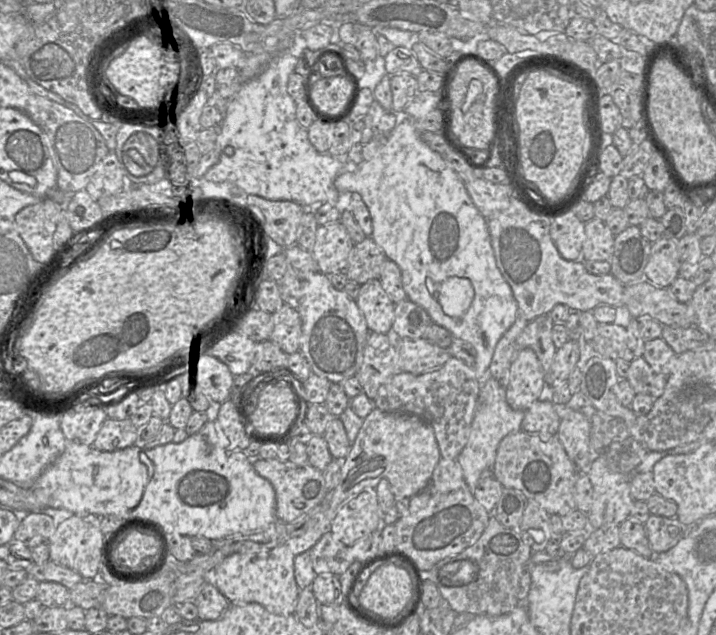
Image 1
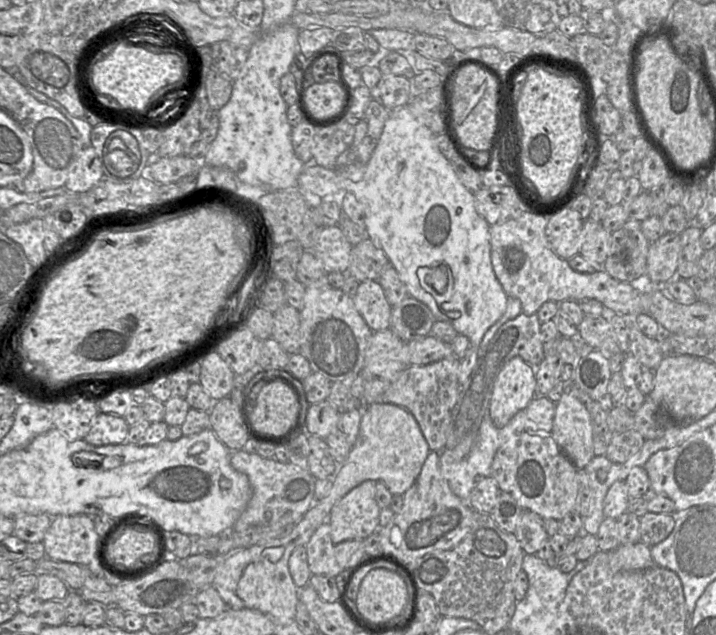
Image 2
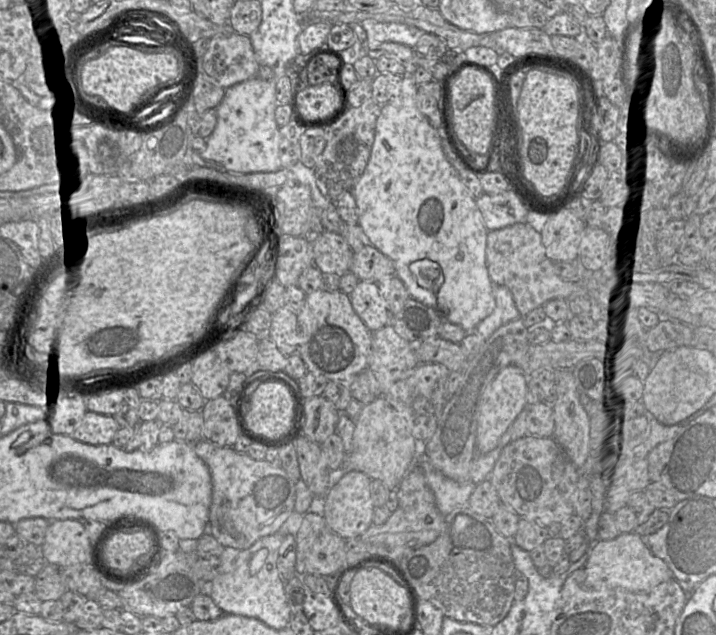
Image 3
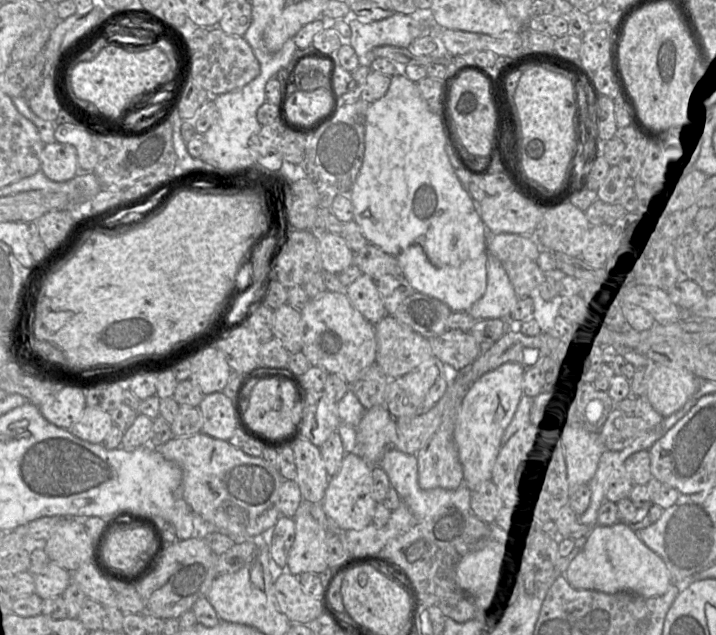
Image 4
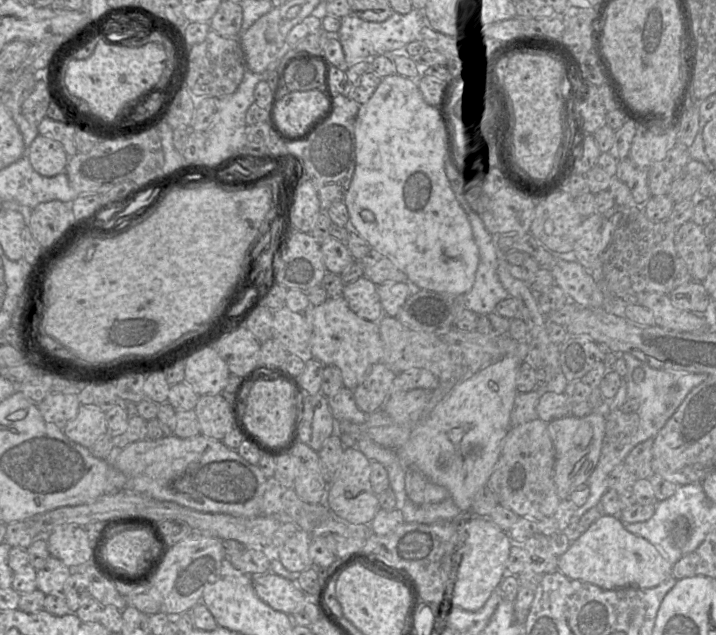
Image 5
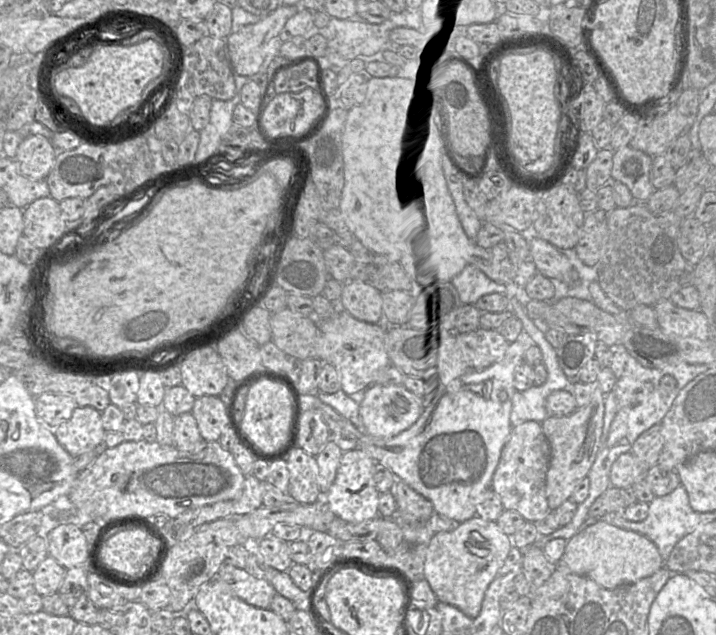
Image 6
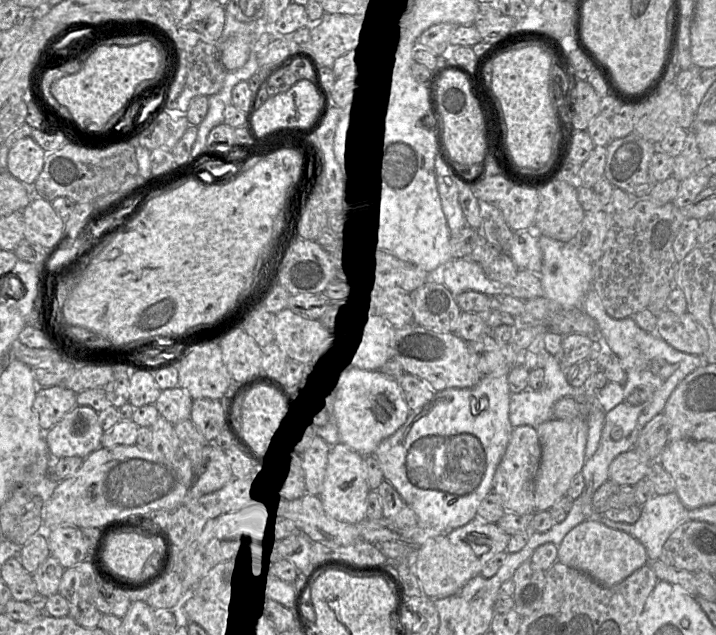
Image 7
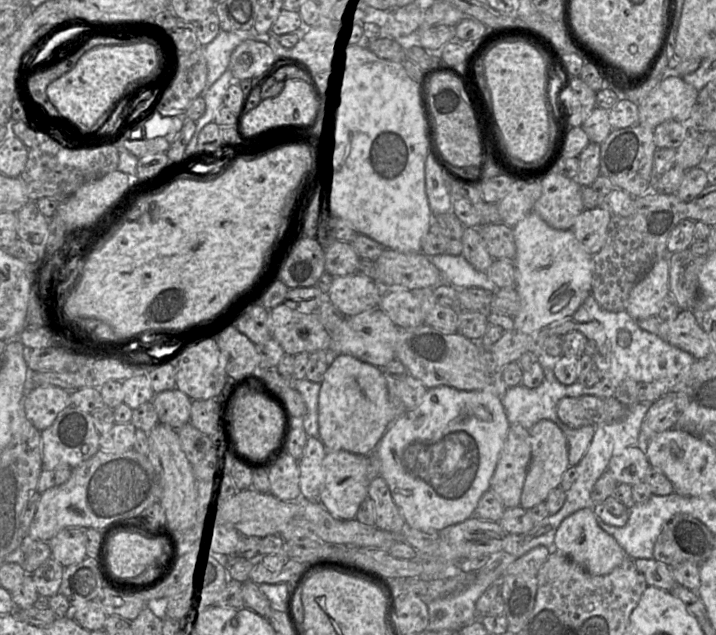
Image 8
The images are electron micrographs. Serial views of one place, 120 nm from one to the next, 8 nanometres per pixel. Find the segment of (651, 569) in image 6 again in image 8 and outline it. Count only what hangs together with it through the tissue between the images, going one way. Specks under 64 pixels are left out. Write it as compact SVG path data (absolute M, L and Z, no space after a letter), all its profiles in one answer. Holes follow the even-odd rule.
M584 508L566 517L559 525L554 538L553 549L569 557L591 575L610 573L626 558L625 551L596 521L592 508Z

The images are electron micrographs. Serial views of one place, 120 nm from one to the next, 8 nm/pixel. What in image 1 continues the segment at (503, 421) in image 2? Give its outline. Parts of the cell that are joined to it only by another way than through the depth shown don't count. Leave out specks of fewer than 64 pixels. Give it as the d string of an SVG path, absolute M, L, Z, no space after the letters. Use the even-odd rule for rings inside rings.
M523 348L516 353L508 376L506 401L513 409L525 411L538 399L552 401L552 388L546 383L546 375L536 353Z

